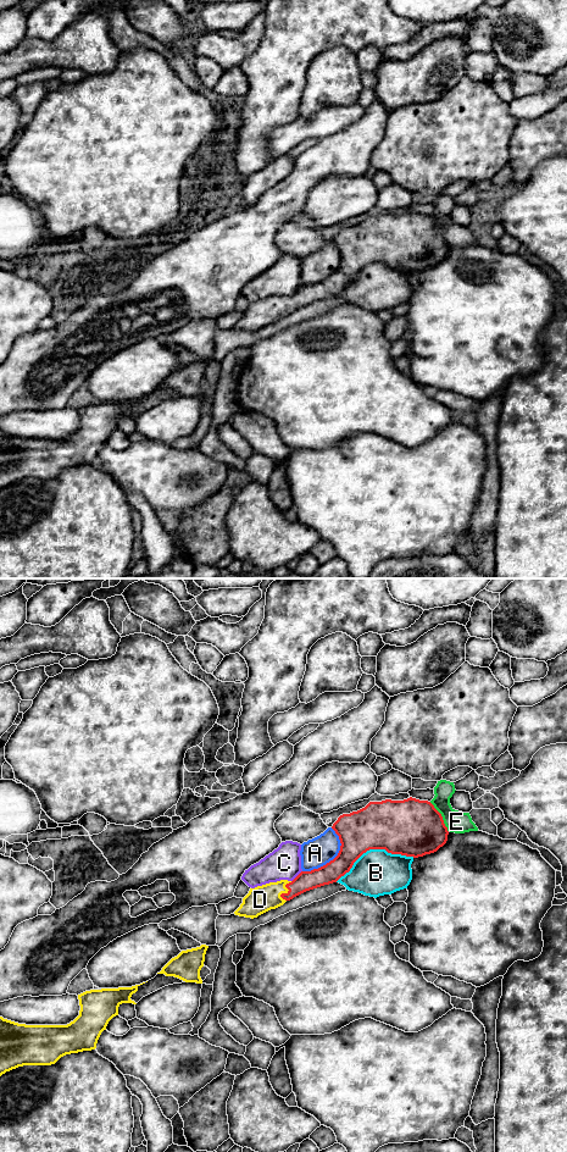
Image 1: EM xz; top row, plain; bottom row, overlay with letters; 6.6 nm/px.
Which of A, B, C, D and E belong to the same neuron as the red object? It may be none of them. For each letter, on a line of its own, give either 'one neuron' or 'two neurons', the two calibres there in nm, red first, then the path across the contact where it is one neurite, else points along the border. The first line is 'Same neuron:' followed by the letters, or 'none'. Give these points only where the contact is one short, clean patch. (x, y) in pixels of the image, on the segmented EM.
Same neuron: D
A: two neurons | 280/190 nm
B: two neurons | 360/300 nm
C: two neurons | 140/220 nm | along xz (301, 870), (292, 881)
D: one neuron | 130/180 nm
E: two neurons | 380/150 nm

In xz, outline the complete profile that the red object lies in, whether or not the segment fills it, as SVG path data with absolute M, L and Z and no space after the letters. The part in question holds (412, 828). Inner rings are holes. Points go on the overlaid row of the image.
M412 797L369 802L357 812L340 815L332 829L341 843L333 860L318 869L301 871L293 881L280 880L250 888L234 914L254 919L306 891L337 882L369 849L418 858L437 852L449 835L434 805Z

